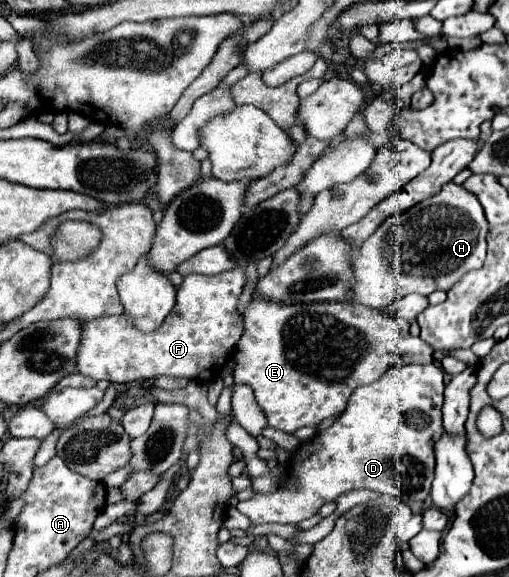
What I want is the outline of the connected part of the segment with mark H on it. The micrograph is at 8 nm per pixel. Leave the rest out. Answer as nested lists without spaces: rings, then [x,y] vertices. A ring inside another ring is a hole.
[[[452,181],[446,183],[440,193],[432,195],[424,203],[418,203],[416,207],[410,207],[404,213],[396,213],[388,217],[362,243],[360,257],[354,261],[356,287],[354,287],[352,301],[362,303],[372,309],[382,309],[410,293],[430,295],[436,289],[448,291],[464,273],[482,267],[484,257],[486,257],[486,233],[488,233],[488,221],[484,217],[478,197],[466,191],[462,185],[454,185]]]

